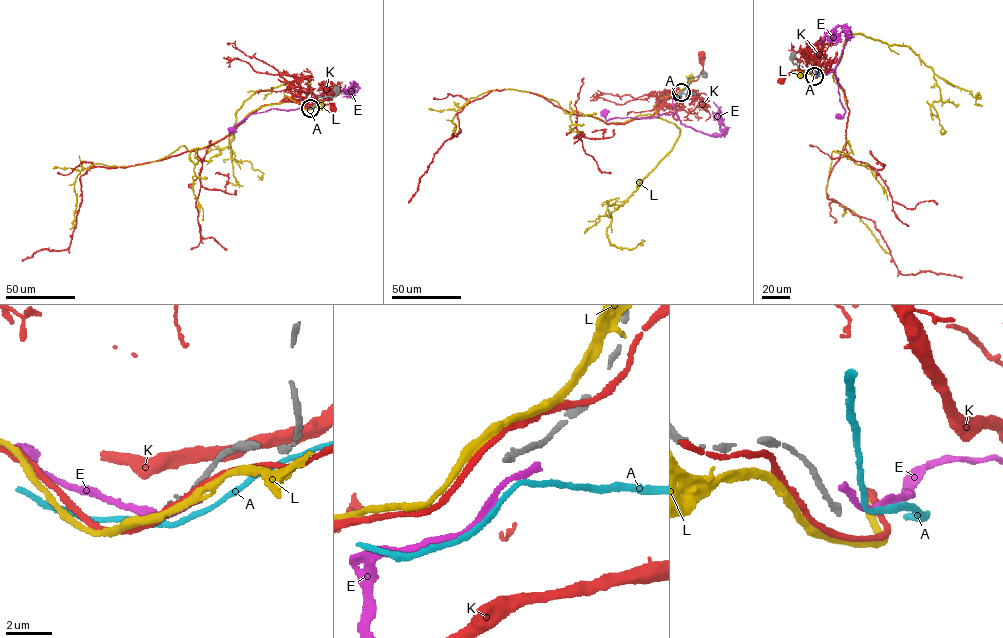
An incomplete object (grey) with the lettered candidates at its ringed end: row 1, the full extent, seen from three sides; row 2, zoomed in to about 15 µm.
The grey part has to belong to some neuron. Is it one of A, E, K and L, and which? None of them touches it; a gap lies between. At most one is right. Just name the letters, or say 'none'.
none

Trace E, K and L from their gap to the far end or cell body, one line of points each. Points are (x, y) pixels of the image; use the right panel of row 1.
E: (815, 75), (828, 73), (835, 67), (850, 31), (836, 34), (831, 29), (819, 45)
K: (814, 76), (798, 69), (791, 70), (780, 81)
L: (813, 76), (801, 72)

